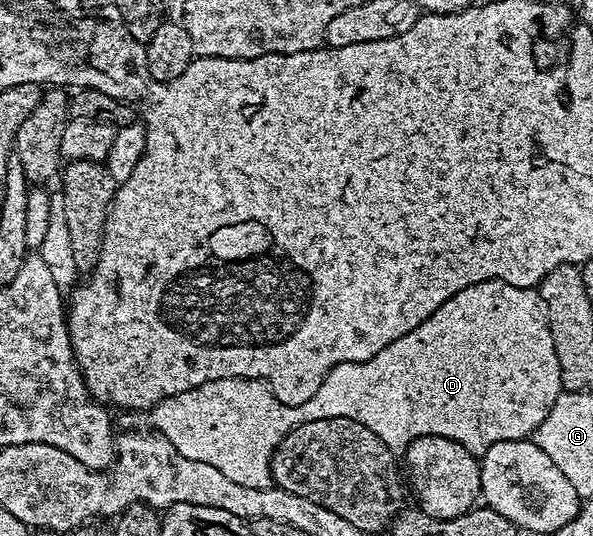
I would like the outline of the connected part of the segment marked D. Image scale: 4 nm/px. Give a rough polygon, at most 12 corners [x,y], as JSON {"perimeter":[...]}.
{"perimeter":[[479,282],[299,406],[219,378],[152,427],[239,486],[319,418],[394,454],[532,437],[562,391],[537,288]]}

